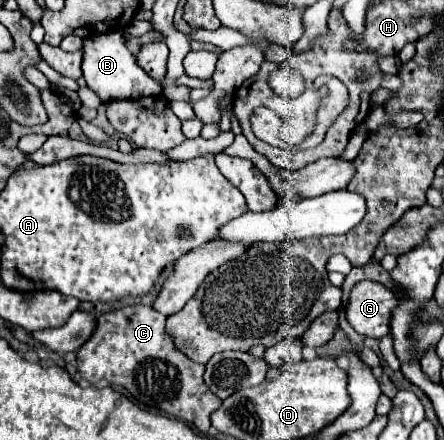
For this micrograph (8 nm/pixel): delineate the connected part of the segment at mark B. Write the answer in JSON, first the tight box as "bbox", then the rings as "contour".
{"bbox":[83,31,161,101],"contour":[[[111,31],[103,35],[95,35],[85,39],[83,47],[83,77],[87,87],[103,101],[123,101],[123,99],[141,99],[153,97],[161,93],[161,85],[157,85],[135,61],[129,49],[123,43],[121,31]]]}

